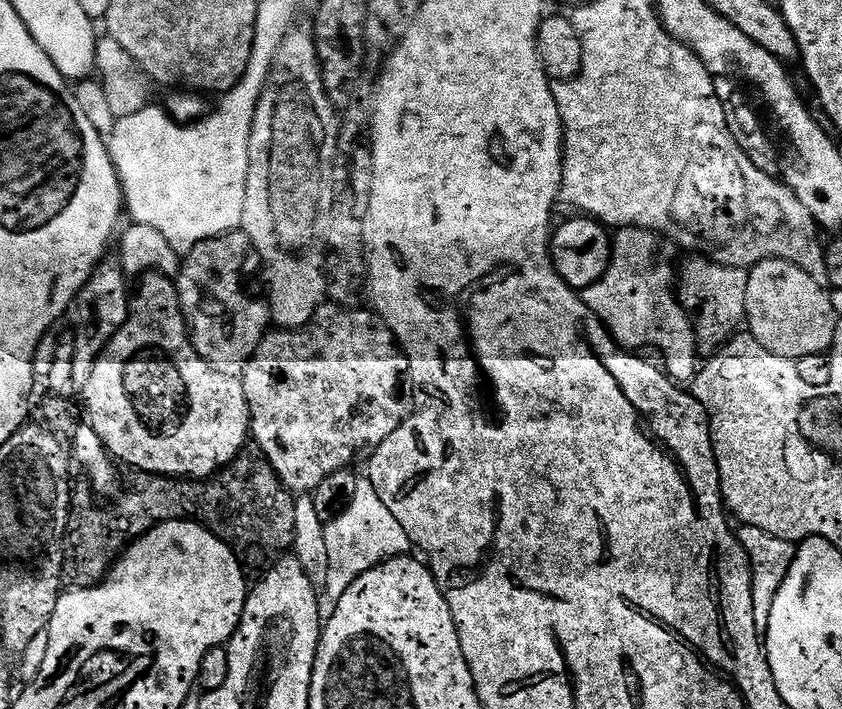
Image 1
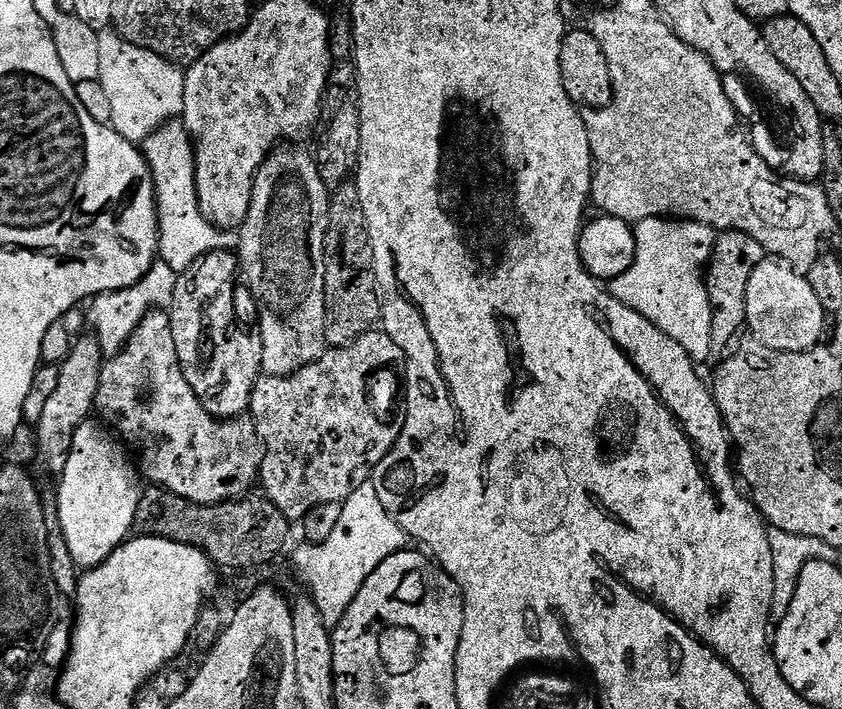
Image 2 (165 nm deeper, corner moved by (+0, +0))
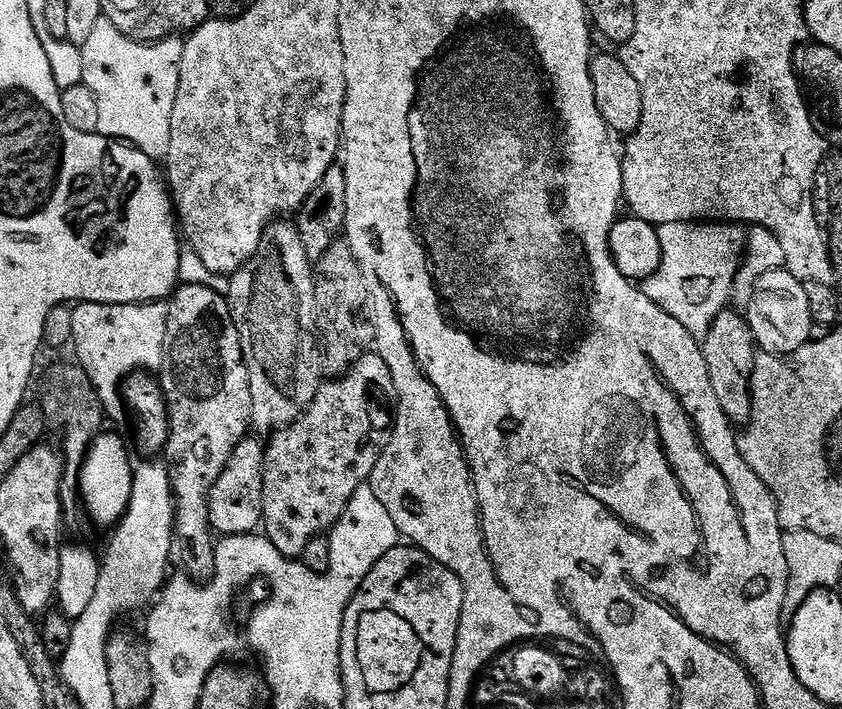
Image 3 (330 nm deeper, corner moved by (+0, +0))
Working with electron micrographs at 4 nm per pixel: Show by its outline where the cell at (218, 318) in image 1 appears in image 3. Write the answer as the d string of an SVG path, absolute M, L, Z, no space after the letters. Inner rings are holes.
M181 283L168 304L168 342L166 367L159 373L158 383L167 400L171 419L171 436L166 447L166 461L171 469L172 492L175 496L175 543L185 573L197 582L211 580L216 569L214 531L208 520L208 495L223 474L235 448L249 435L252 422L252 395L246 349L241 340L227 295L206 285Z

